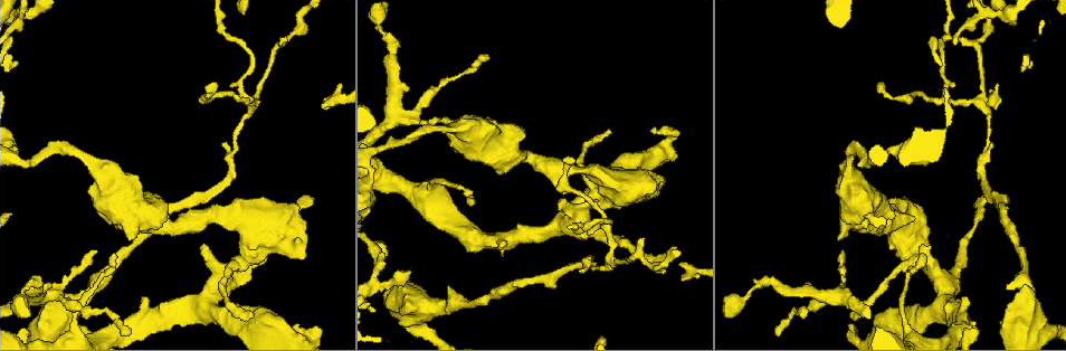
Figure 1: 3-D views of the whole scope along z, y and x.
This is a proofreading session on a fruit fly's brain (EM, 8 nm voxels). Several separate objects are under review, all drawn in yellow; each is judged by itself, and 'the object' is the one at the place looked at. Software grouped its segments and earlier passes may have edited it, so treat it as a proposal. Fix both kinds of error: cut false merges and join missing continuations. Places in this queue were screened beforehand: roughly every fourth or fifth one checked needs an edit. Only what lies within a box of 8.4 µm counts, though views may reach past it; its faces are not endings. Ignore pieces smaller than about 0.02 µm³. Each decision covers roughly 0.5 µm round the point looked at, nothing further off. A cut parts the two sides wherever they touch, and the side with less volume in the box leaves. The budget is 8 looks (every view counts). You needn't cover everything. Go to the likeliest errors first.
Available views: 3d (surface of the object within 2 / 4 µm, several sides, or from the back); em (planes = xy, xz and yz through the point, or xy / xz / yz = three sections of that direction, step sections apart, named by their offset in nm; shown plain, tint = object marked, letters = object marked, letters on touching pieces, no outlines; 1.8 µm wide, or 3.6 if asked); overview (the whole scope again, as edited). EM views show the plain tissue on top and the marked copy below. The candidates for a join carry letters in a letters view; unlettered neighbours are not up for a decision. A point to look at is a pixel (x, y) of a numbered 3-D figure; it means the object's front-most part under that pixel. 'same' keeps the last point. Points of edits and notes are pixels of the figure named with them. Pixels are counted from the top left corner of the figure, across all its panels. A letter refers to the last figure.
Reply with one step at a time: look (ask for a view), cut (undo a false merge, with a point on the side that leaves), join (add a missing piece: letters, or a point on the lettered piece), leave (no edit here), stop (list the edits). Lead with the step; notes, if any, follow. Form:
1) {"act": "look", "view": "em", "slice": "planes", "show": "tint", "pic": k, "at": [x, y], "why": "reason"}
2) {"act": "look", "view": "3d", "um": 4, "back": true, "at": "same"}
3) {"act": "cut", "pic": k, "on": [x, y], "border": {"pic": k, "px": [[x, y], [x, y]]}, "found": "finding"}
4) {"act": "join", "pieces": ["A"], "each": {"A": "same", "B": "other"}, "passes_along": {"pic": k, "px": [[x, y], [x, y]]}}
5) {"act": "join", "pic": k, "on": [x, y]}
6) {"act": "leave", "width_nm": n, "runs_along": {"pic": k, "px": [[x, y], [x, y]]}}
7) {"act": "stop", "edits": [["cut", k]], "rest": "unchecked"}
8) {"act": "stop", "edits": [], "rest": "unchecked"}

{"act": "look", "view": "3d", "um": 4, "pic": 1, "at": [374, 286], "why": "three arms meet"}

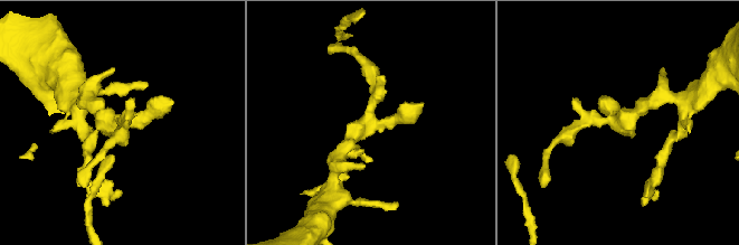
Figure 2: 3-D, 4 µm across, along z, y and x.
{"act": "look", "view": "em", "slice": "yz", "step": 16, "show": "letters", "pic": 2, "at": [617, 122]}

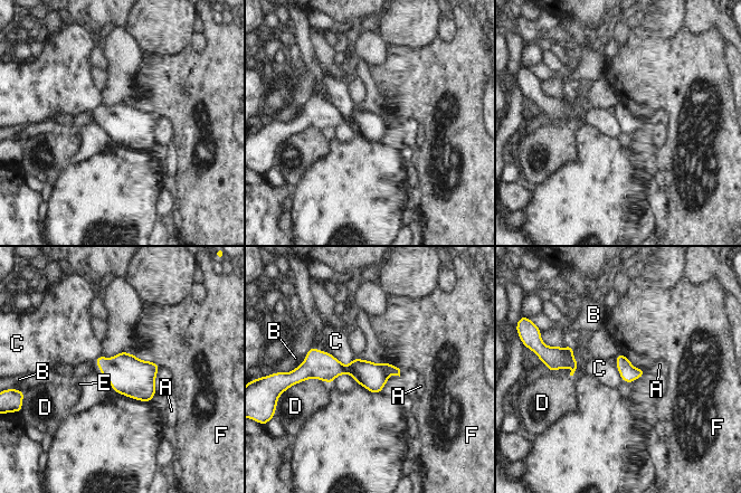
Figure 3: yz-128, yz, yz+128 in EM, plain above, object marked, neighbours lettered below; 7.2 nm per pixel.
{"act": "look", "view": "em", "slice": "planes", "show": "letters", "at": "same"}

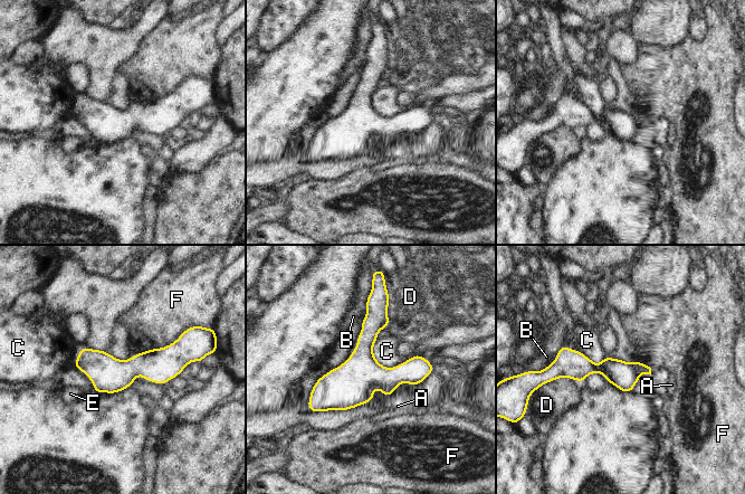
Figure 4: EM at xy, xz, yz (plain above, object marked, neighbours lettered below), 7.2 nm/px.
{"act": "leave", "width_nm": 200, "each": {"A": "other", "B": "other", "C": "other", "D": "other", "E": "other", "F": "other"}, "border": {"pic": 4, "px": [[372, 345], [389, 368], [410, 358]]}, "found": "continuous, no second neuron"}

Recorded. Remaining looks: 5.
{"act": "look", "view": "em", "um": 3.6, "slice": "yz", "step": 4, "show": "tint", "pic": 1, "at": [974, 206], "why": "thin end"}

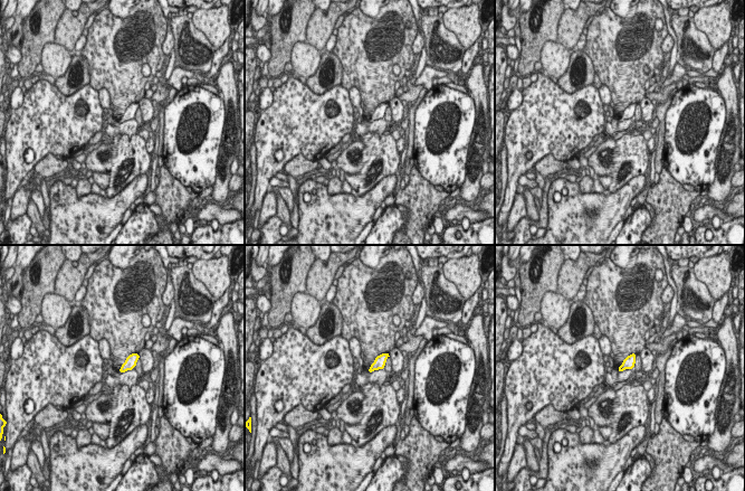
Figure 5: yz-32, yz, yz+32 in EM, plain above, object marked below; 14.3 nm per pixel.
{"act": "look", "view": "em", "um": 3.6, "slice": "planes", "show": "letters", "at": "same"}

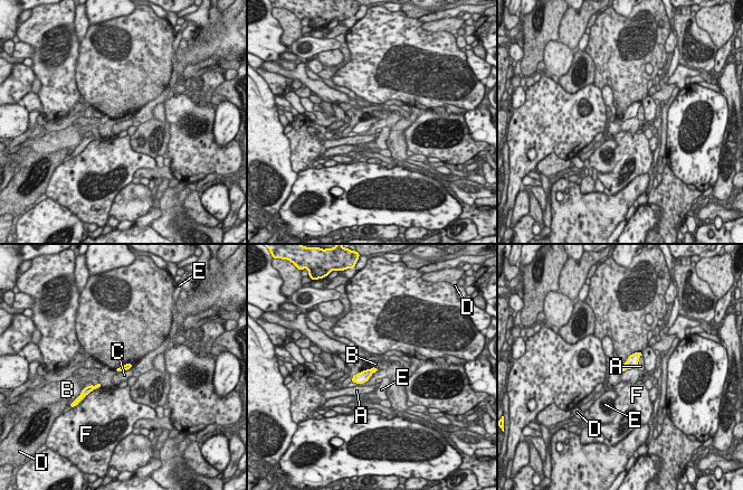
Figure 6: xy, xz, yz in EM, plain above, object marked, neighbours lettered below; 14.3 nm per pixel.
{"act": "leave", "each": {"A": "other", "B": "other", "C": "other", "D": "other", "E": "other", "F": "other"}, "border": {"pic": 6, "px": [[379, 369], [365, 382], [351, 382]]}, "found": "no lettered piece goes on from it"}

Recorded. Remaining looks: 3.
{"act": "look", "view": "3d", "um": 4, "pic": 1, "at": [571, 158], "why": "free end"}

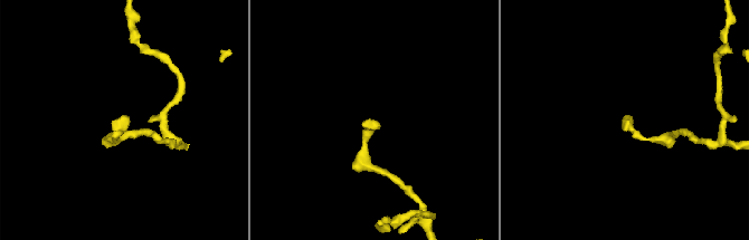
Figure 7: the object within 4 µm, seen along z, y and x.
{"act": "look", "view": "em", "slice": "planes", "show": "letters", "pic": 7, "at": [374, 123], "why": "now the EM"}

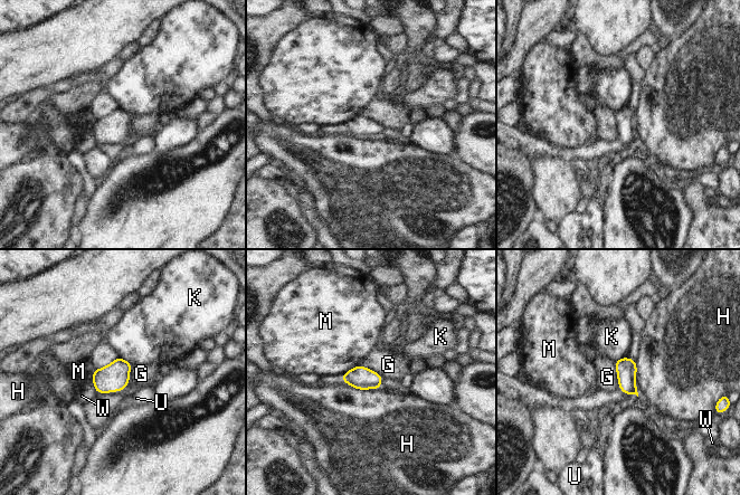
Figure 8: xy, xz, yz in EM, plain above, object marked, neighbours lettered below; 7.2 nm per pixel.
{"act": "leave", "each": {"G": "other", "H": "other", "K": "other", "M": "other", "U": "other", "W": "other"}, "border": {"pic": 8, "px": [[614, 362], [618, 387]]}, "found": "none of them fits"}

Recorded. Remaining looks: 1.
{"act": "stop", "edits": [], "rest": "unchecked"}

